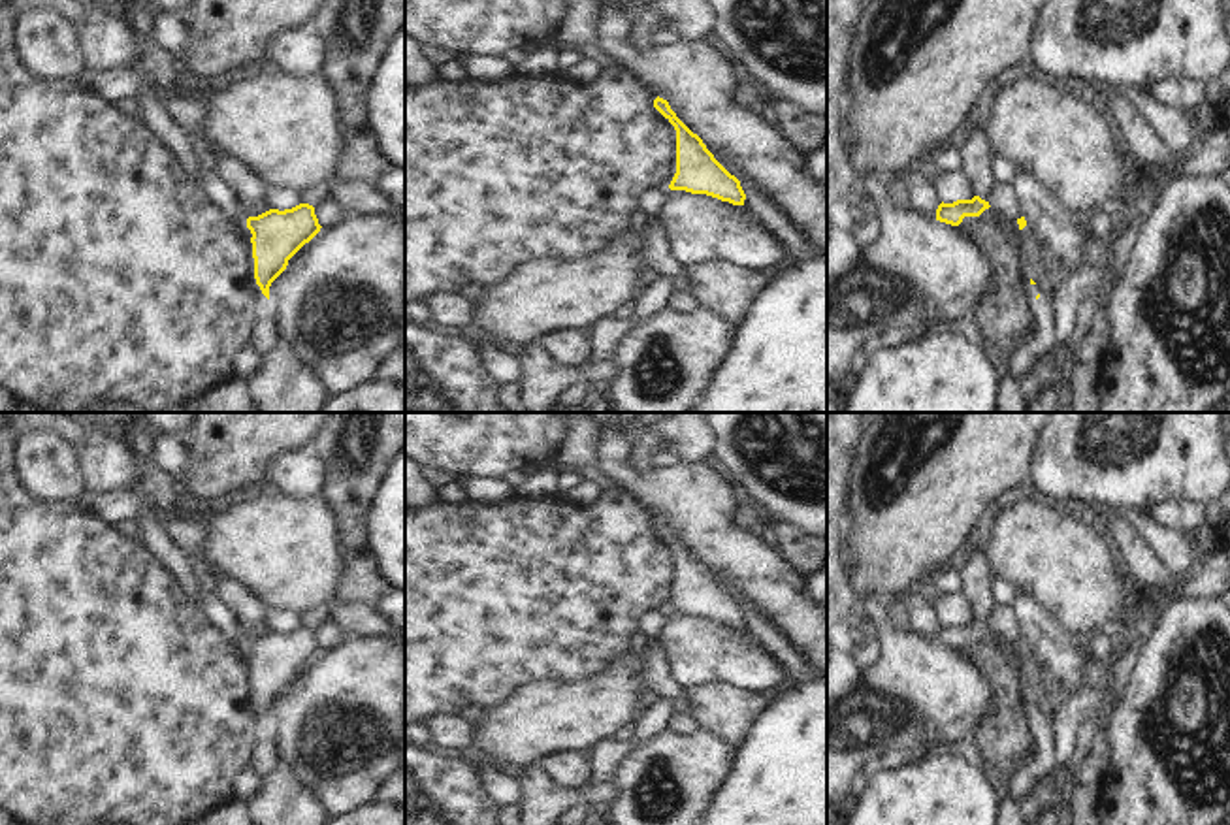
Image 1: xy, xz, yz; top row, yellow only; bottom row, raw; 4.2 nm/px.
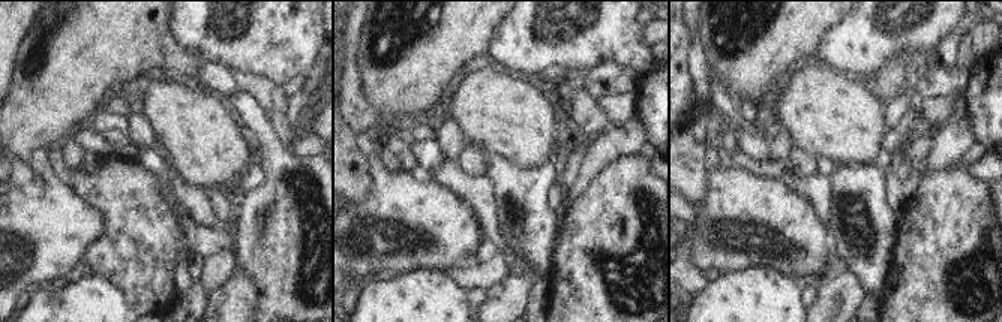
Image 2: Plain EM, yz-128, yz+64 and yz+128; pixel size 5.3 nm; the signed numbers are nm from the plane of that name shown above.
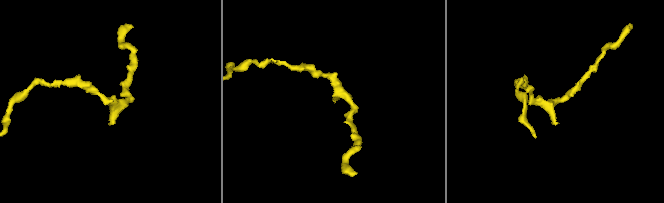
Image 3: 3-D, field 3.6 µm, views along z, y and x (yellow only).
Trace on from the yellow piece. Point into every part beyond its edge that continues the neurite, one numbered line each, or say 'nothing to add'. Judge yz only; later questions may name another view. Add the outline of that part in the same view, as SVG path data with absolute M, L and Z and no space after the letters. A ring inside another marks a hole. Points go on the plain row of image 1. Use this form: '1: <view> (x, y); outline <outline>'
1: yz (1023, 780); outline M1025 678L1023 706L1028 714L1030 733L1038 753L1030 765L1023 765L1012 774L1008 784L1012 799L1028 795L1036 784L1057 767L1057 736L1053 733L1053 721L1045 718L1042 708L1030 704L1030 693L1030 680Z

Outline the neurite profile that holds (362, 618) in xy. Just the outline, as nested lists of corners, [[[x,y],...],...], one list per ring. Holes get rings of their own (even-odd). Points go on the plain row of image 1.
[[[333,601],[330,603],[330,616],[345,629],[345,633],[397,637],[405,640],[405,635],[397,625],[369,603]]]

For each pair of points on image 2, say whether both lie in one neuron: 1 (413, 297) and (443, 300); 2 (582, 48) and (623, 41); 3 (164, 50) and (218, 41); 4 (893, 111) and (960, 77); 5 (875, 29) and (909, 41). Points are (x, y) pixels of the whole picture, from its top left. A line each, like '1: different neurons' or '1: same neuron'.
1: same neuron
2: same neuron
3: different neurons
4: same neuron
5: same neuron

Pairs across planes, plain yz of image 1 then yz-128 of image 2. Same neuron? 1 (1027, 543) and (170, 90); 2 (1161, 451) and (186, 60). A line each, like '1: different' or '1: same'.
1: same
2: different

